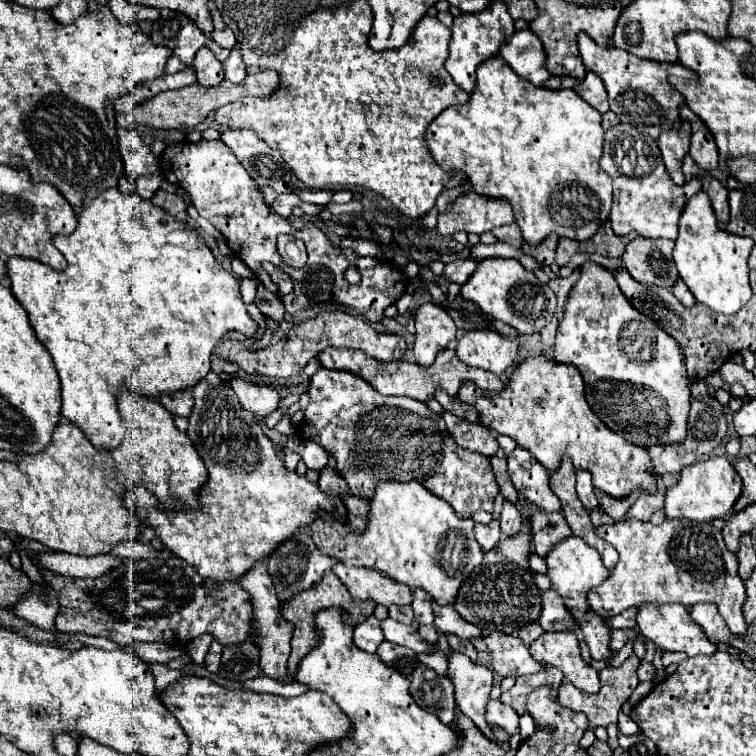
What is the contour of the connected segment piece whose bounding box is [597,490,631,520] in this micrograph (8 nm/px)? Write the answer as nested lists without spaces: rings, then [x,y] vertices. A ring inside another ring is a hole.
[[[597,490],[597,498],[599,498],[599,504],[603,508],[605,514],[609,514],[611,518],[615,520],[621,520],[625,516],[625,512],[629,510],[631,506],[631,498],[613,498],[613,496],[607,496],[605,492],[599,492]]]

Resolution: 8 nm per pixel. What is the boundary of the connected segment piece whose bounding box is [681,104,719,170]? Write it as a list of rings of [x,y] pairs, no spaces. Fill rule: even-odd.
[[[683,104],[681,106],[681,114],[689,120],[691,126],[691,146],[689,146],[689,156],[701,166],[701,168],[717,168],[719,162],[719,152],[717,152],[717,144],[709,132],[709,128],[705,128],[705,124]]]

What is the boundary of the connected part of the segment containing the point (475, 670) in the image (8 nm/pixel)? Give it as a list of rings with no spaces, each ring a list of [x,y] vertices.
[[[451,652],[447,678],[455,686],[455,700],[459,710],[473,720],[473,724],[485,734],[493,736],[485,722],[485,704],[493,688],[493,672],[485,666],[471,662],[461,652]]]

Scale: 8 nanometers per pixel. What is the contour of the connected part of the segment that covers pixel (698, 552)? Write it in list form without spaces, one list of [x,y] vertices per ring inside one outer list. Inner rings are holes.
[[[665,518],[661,524],[651,524],[643,520],[621,520],[611,526],[599,526],[597,534],[617,548],[619,554],[619,562],[609,572],[607,580],[587,594],[587,604],[597,616],[611,618],[631,606],[647,602],[677,602],[685,606],[713,602],[729,630],[737,636],[745,634],[747,624],[741,614],[745,584],[737,576],[735,554],[727,550],[721,532],[711,522]]]

